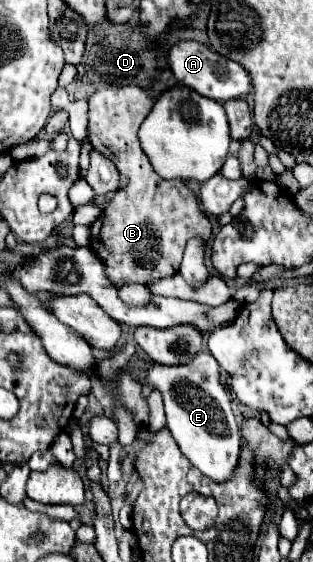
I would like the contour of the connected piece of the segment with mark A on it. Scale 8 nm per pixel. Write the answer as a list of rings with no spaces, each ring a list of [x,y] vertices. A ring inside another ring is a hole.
[[[181,40],[181,42],[173,44],[169,54],[167,54],[167,62],[169,62],[173,76],[183,86],[187,86],[187,88],[199,92],[201,96],[211,98],[211,100],[225,102],[231,98],[245,98],[249,94],[251,78],[247,76],[247,70],[243,70],[237,62],[233,62],[217,52],[211,52],[209,46],[205,46],[197,40]]]

